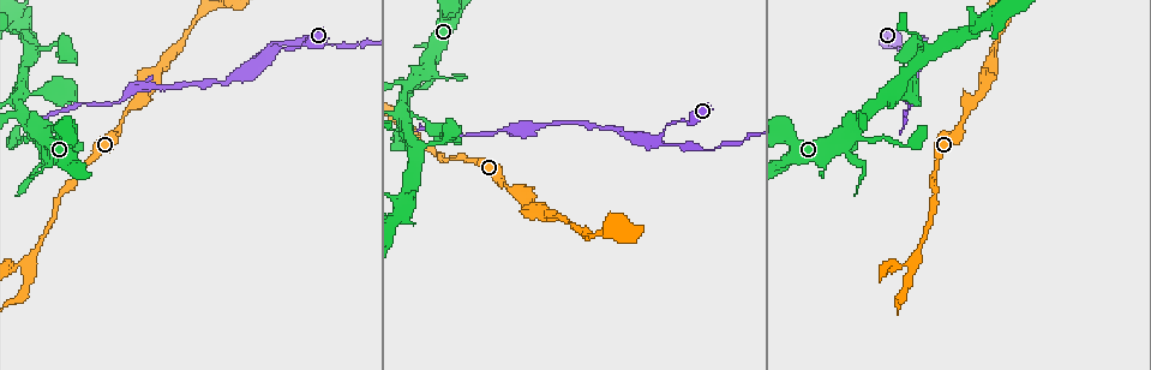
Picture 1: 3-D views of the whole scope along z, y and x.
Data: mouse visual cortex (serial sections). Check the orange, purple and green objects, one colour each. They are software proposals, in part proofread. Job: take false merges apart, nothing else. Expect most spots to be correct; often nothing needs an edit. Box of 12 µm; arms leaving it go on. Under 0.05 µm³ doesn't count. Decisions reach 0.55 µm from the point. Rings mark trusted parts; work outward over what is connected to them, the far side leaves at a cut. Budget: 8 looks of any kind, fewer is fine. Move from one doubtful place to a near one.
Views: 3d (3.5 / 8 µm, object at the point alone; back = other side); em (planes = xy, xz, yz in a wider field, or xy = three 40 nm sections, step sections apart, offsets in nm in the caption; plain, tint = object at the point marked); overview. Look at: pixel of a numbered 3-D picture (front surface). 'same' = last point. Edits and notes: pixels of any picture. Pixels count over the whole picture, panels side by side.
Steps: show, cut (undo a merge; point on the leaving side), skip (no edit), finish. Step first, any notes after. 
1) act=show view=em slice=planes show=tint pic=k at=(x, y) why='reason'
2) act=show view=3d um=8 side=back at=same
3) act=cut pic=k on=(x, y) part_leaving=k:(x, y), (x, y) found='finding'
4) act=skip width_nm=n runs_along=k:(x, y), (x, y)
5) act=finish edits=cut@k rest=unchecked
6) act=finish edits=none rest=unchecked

act=show view=3d um=8 pic=1 at=(846, 133) why='four or more arms meet'

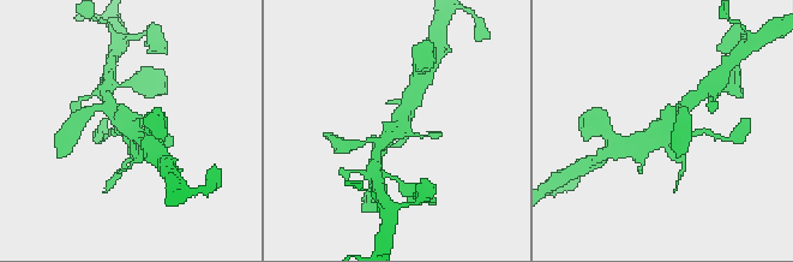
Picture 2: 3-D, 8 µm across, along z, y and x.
act=show view=3d um=3.5 side=back pic=2 at=(399, 127) why='closer look'

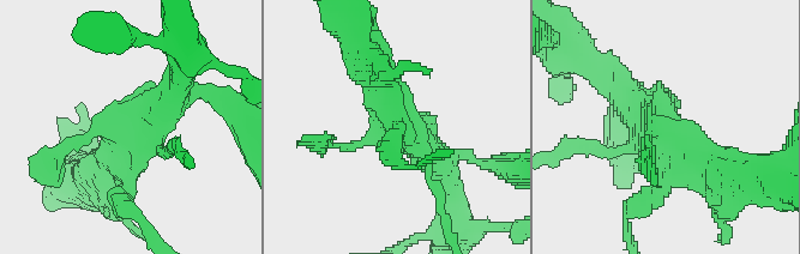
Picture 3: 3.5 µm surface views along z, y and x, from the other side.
act=show view=em slice=xy step=1 show=tint pic=3 at=(671, 137) why='shape alone is not enough'

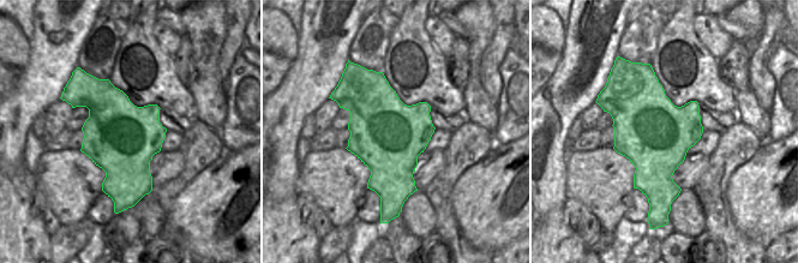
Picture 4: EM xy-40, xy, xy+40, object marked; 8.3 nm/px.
act=skip width_nm=600 runs_along=3:(731, 170), (672, 140), (623, 92) found='one cell here'

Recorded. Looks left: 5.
act=show view=3d um=3.5 pic=1 at=(659, 141) why='thin arm on a thick one'

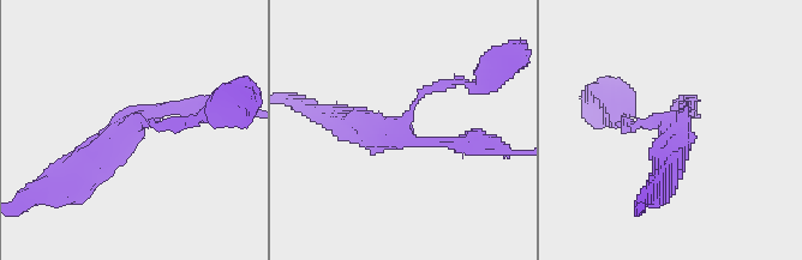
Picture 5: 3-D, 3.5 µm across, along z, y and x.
act=show view=em slice=planes show=tint pic=5 at=(399, 126) why='now the EM'

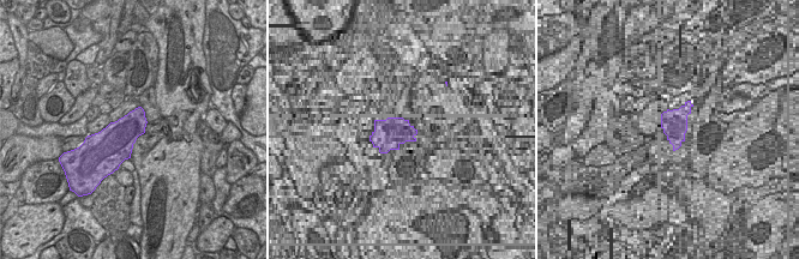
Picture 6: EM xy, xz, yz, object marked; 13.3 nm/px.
act=skip runs_along=5:(187, 124), (136, 124), (69, 182) found='all the same cell'

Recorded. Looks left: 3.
act=show view=3d um=3.5 pic=1 at=(205, 9) why='sudden change in width'

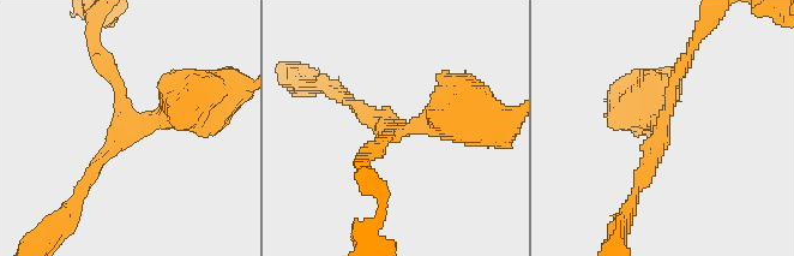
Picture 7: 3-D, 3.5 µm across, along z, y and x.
act=show view=em slice=xy step=2 show=tint pic=7 at=(661, 131) why='need the tissue'

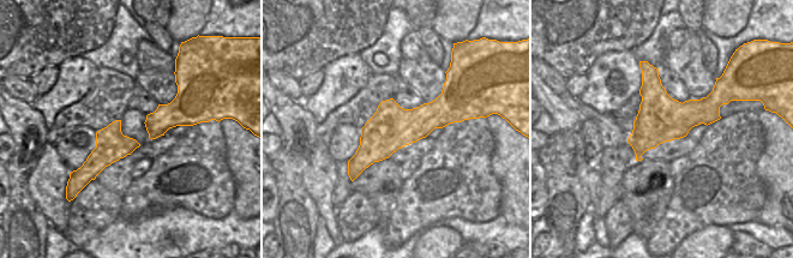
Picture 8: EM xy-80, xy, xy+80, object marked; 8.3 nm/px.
act=skip runs_along=7:(82, 191), (114, 143), (192, 91) found='all the same cell'

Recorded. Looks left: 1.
act=finish edits=none rest=unchecked

